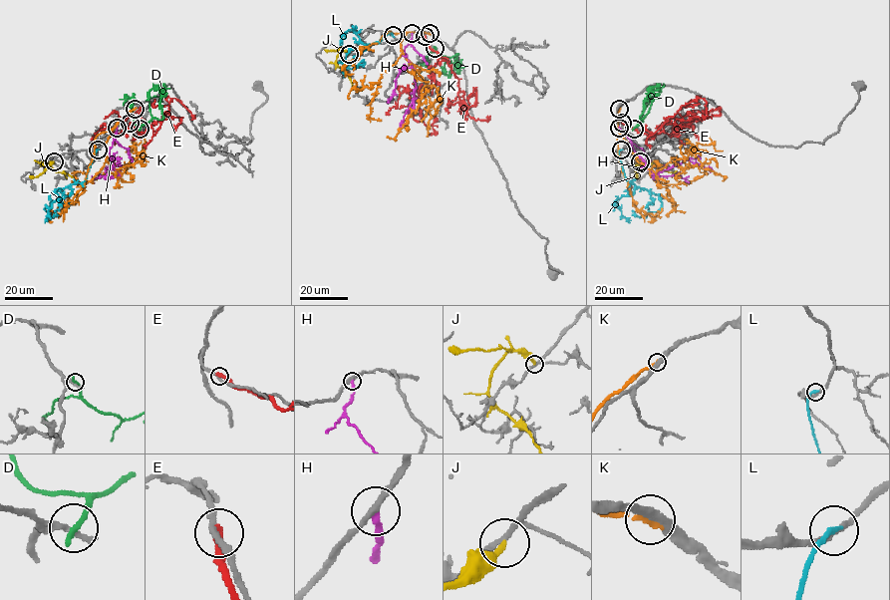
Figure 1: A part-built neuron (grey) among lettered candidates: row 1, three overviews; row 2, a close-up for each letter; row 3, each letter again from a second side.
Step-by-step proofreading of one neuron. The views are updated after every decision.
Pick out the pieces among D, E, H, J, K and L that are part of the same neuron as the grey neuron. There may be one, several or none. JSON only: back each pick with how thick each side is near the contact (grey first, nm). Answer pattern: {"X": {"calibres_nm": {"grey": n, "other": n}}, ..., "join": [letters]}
{"join": []}

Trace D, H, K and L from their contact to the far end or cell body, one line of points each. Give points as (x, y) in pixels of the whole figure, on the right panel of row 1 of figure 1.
D: (634, 128), (644, 118), (640, 118), (648, 89), (660, 84)
H: (619, 128), (655, 174), (690, 158), (713, 170)
K: (619, 109), (618, 130), (636, 159), (655, 172), (668, 162), (685, 167), (700, 165), (725, 176), (723, 180)
L: (621, 150), (619, 156), (627, 181), (660, 196), (662, 203), (657, 211), (641, 216), (632, 210)

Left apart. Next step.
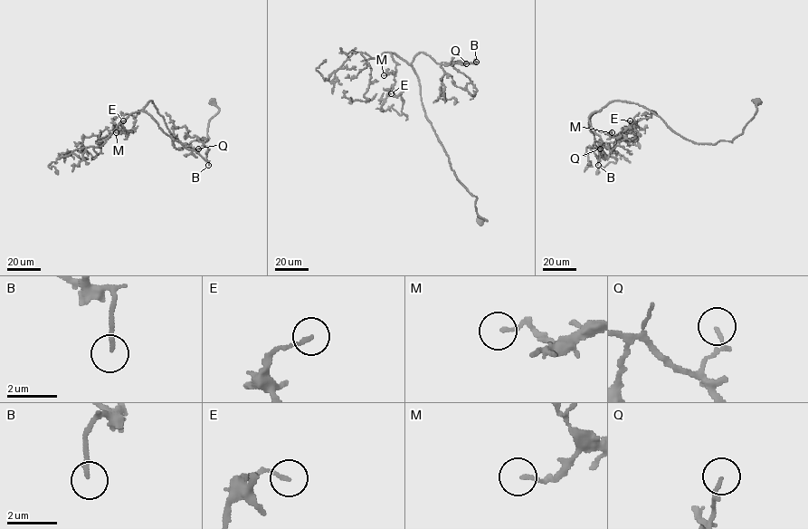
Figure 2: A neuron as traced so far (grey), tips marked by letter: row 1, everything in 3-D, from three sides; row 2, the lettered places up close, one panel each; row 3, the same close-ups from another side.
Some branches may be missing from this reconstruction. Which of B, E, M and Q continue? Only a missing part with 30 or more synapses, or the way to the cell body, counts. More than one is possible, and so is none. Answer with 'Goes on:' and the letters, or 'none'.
Goes on: B

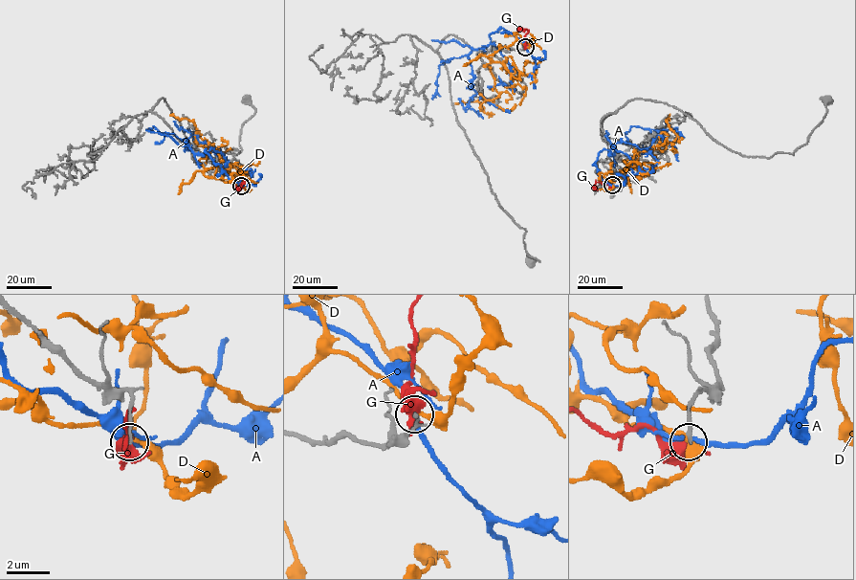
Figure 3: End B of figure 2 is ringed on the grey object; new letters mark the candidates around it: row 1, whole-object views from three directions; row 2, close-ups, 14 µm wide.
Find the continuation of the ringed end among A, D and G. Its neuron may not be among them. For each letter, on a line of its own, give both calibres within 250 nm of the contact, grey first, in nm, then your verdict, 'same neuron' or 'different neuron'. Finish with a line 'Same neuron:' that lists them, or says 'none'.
A: calibres 200 and 240 nm; different neuron
D: calibres 200 and 200 nm; different neuron
G: calibres 190 and 650 nm; same neuron
Same neuron: G

